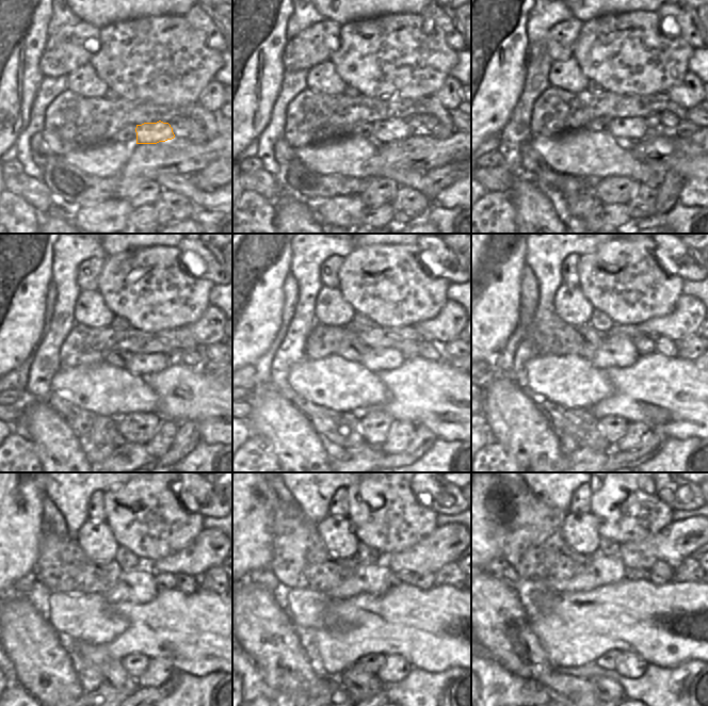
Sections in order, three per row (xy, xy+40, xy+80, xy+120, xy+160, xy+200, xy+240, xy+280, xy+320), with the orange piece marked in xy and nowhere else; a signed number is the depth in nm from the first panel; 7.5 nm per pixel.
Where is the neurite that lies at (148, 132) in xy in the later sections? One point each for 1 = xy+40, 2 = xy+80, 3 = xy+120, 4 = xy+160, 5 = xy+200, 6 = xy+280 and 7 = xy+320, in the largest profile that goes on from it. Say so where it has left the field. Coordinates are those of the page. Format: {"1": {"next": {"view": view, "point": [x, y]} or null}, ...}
{"1": {"next": {"view": "xy+40", "point": [386, 131]}}, "2": {"next": {"view": "xy+80", "point": [628, 130]}}, "3": {"next": {"view": "xy+120", "point": [139, 364]}}, "4": {"next": {"view": "xy+160", "point": [323, 340]}}, "5": {"next": {"view": "xy+200", "point": [550, 335]}}, "6": {"next": {"view": "xy+280", "point": [301, 561]}}, "7": {"next": {"view": "xy+320", "point": [533, 544]}}}

